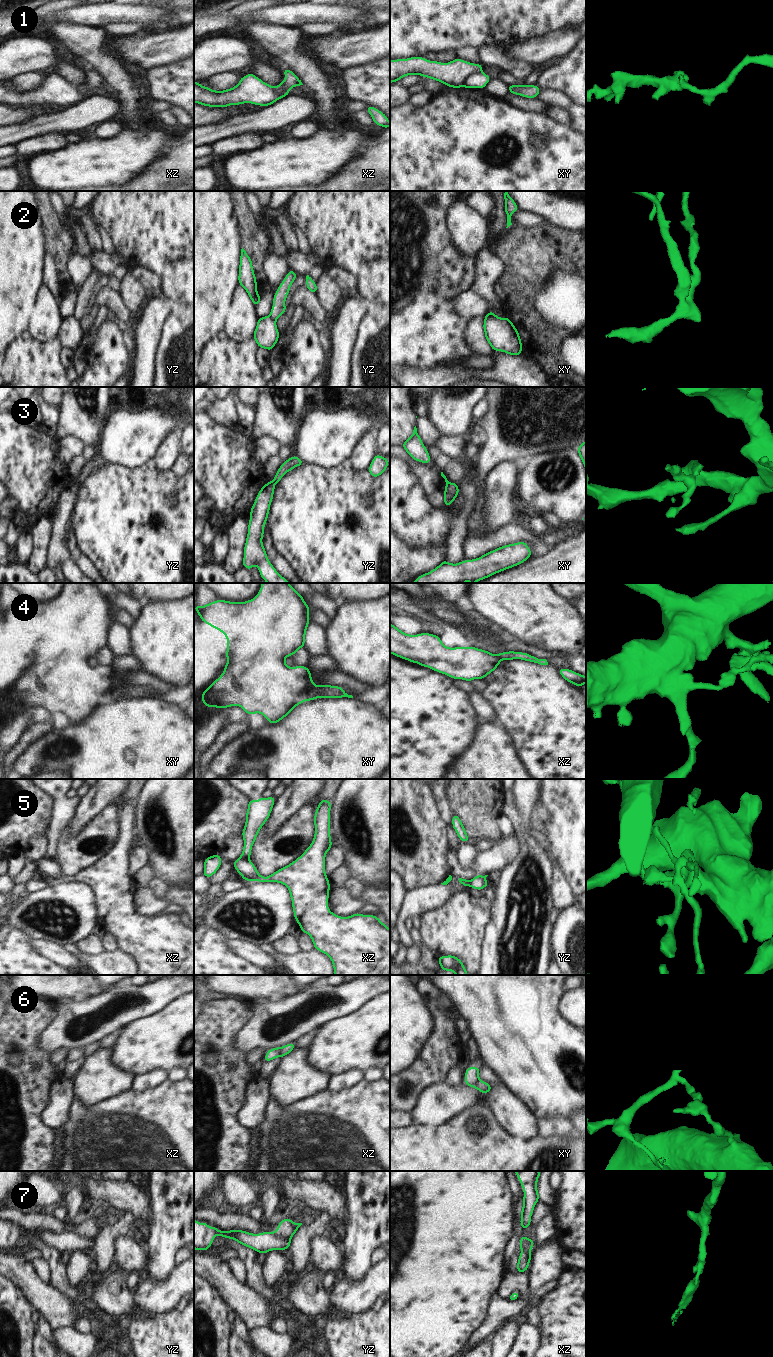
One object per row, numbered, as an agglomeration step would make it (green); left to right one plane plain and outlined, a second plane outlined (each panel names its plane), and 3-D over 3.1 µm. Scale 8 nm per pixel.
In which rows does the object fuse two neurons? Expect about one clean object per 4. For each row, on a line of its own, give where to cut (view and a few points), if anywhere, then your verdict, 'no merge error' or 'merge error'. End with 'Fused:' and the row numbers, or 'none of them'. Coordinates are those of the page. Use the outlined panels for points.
1: cut in xy along (481, 70), (468, 75), (462, 85); merge error
2: cut in yz along (269, 315), (275, 320); merge error
3: cut in yz along (270, 482), (274, 485); merge error
4: cut in xy along (311, 683), (301, 693), (304, 700); merge error
5: cut in xz along (240, 856), (248, 860); merge error
6: cut in xz along (279, 1048), (281, 1056); merge error
7: cut in yz along (274, 1232), (280, 1237), (289, 1239); merge error
Fused: 1, 2, 3, 4, 5, 6, 7

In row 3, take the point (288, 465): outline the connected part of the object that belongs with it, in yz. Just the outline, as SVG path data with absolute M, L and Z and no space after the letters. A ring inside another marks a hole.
M293 455L288 460L284 461L282 465L278 468L278 471L271 481L272 484L276 484L281 481L282 477L289 471L293 470L297 466L302 466L304 462L298 457Z

